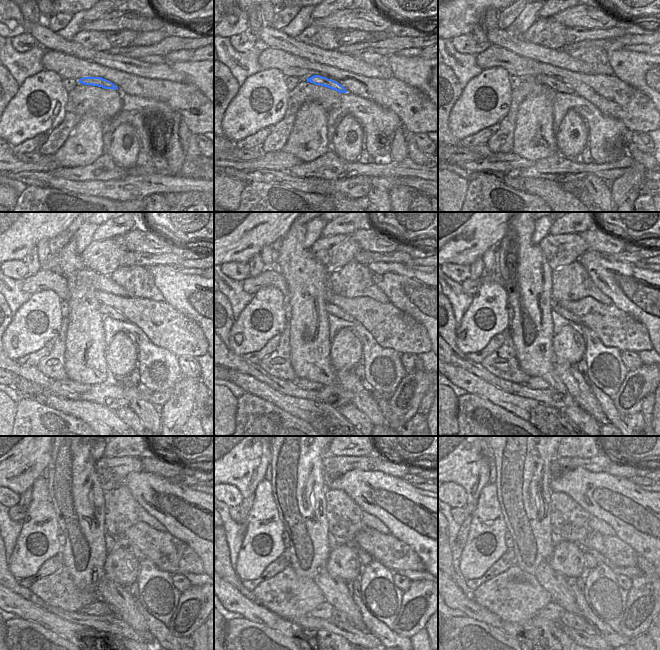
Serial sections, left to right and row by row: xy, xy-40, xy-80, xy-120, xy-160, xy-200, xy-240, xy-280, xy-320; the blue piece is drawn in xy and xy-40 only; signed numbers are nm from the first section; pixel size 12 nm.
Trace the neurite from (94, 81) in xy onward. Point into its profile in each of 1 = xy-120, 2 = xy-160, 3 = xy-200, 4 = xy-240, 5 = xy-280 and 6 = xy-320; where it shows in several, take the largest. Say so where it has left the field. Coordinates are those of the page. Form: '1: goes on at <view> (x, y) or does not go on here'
1: goes on at xy-120 (107, 311)
2: goes on at xy-160 (331, 309)
3: goes on at xy-200 (571, 317)
4: goes on at xy-240 (120, 541)
5: goes on at xy-280 (365, 559)
6: goes on at xy-320 (590, 562)

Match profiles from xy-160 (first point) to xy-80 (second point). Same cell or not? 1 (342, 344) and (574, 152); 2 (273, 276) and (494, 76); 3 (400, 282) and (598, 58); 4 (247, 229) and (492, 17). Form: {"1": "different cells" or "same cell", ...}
{"1": "same cell", "2": "different cells", "3": "different cells", "4": "different cells"}

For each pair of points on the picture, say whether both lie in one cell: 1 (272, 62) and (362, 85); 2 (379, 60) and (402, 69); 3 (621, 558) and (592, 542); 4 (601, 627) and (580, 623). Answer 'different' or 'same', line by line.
1: same
2: different
3: same
4: different

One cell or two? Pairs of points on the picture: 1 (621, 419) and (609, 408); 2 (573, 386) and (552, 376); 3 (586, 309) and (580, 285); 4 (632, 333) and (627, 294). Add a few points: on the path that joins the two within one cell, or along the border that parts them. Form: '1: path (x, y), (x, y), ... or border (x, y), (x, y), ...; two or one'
1: path (618, 417), (612, 411); one
2: border (554, 363), (554, 371), (568, 392); two
3: border (560, 301), (577, 301), (593, 297), (605, 305); two
4: border (612, 304), (629, 313), (648, 330); two

